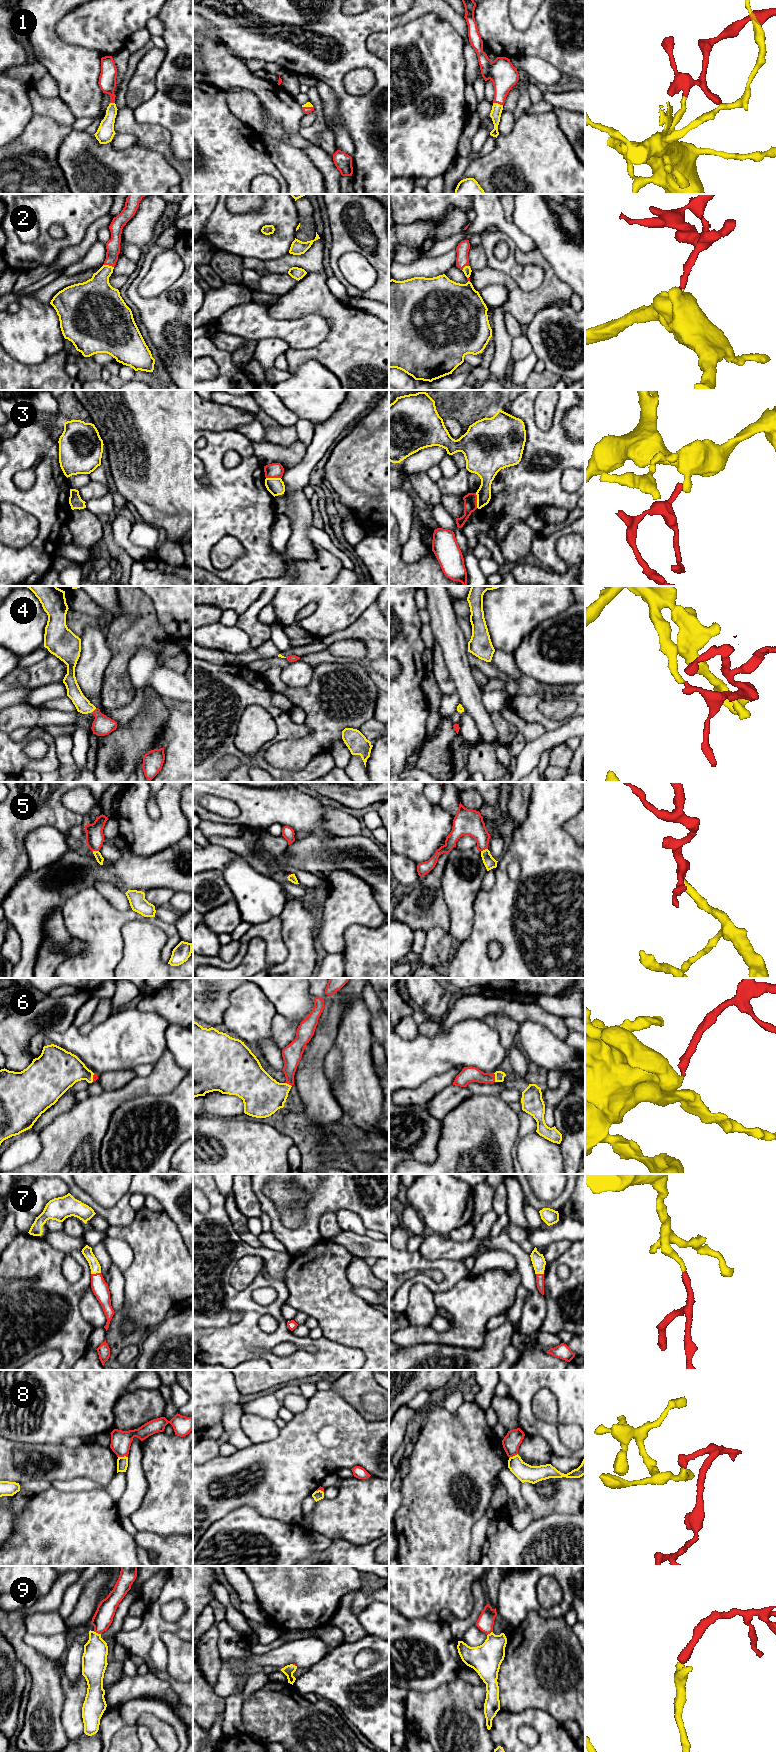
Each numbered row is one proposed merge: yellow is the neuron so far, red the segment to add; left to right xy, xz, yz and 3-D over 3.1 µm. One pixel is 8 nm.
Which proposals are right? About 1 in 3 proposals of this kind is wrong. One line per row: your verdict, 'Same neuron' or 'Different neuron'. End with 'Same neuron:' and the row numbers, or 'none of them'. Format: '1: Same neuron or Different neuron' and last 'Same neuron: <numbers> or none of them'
1: Same neuron
2: Same neuron
3: Different neuron
4: Same neuron
5: Same neuron
6: Same neuron
7: Same neuron
8: Different neuron
9: Same neuron
Same neuron: 1, 2, 4, 5, 6, 7, 9

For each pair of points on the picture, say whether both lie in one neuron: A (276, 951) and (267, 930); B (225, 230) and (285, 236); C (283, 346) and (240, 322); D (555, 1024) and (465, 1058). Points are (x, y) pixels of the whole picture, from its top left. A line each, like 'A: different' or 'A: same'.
A: same
B: same
C: different
D: different

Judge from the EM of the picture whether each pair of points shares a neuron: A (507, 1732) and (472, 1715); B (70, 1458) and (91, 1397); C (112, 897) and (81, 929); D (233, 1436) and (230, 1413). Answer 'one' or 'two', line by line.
A: two
B: two
C: two
D: one

